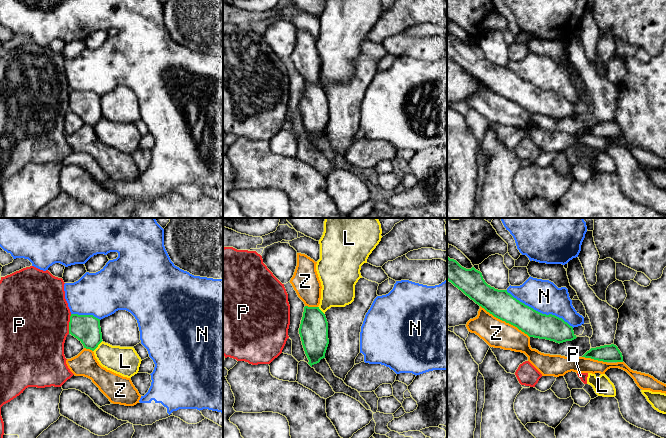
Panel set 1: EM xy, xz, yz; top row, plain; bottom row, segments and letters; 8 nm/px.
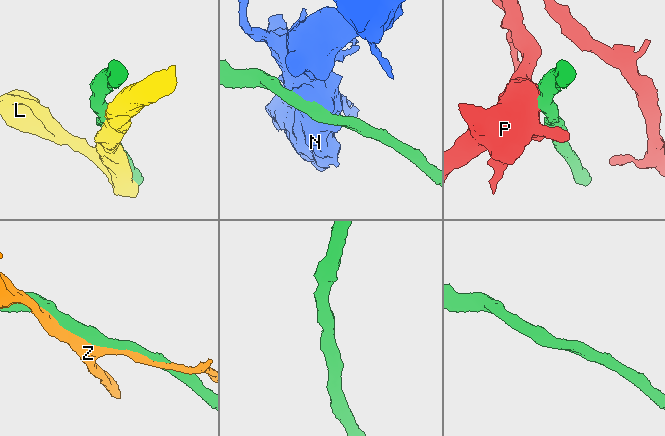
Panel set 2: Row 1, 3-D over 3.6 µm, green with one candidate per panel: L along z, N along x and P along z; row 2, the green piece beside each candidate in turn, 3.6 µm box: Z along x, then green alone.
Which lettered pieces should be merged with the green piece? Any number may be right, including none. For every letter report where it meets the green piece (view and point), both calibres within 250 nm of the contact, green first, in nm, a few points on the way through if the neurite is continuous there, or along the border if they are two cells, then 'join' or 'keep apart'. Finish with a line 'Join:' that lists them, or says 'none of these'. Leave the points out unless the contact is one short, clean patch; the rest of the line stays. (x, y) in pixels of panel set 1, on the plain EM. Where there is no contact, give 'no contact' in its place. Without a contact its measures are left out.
L: meets green in xy at (97, 122); 220 nm thick on the green side, 220 nm on the other; keep apart
N: meets green in yz at (539, 88); 200 nm thick on the green side, 260 nm on the other; keep apart
P: meets green in xy at (69, 100); 220 nm thick on the green side, 500 nm on the other; border along xy (71, 90), (68, 109); keep apart
Z: meets green in yz at (505, 97); 220 nm thick on the green side, 220 nm on the other; keep apart
Join: none of these

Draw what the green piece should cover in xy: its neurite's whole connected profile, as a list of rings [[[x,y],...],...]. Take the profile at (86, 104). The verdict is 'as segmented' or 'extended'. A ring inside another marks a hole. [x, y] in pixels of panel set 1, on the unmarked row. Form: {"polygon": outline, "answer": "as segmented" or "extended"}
{"polygon": [[[71,90],[69,110],[77,114],[84,124],[92,127],[103,117],[100,95],[93,91]]], "answer": "as segmented"}

